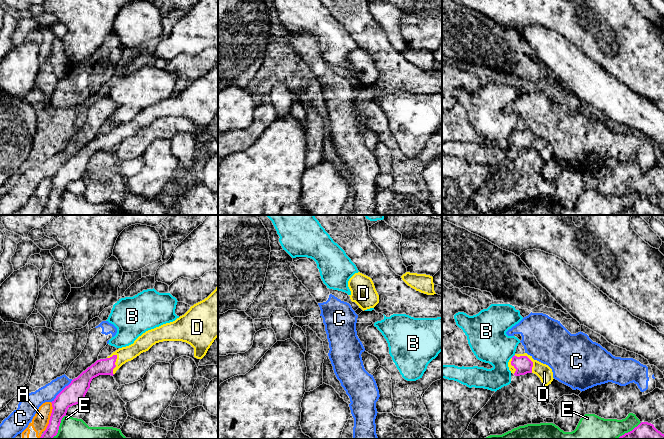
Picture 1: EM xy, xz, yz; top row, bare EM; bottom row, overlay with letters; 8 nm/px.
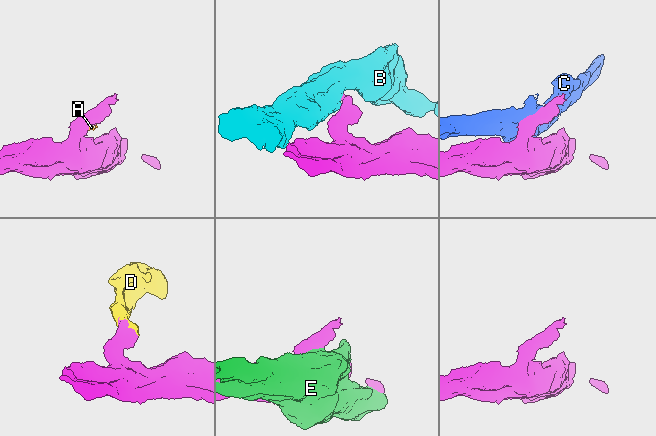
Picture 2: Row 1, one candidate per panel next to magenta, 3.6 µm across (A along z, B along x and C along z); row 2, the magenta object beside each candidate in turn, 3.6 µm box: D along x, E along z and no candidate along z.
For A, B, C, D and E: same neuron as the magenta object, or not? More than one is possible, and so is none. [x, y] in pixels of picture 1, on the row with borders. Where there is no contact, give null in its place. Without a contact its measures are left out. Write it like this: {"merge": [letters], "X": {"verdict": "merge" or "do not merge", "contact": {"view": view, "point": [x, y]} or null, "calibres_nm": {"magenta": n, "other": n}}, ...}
{"merge": ["D"], "A": {"verdict": "do not merge", "contact": {"view": "xy", "point": [50, 417]}, "calibres_nm": {"magenta": 160, "other": 140}}, "B": {"verdict": "do not merge", "contact": {"view": "yz", "point": [513, 356]}, "calibres_nm": {"magenta": 140, "other": 300}}, "C": {"verdict": "do not merge", "contact": {"view": "xy", "point": [61, 391]}, "calibres_nm": {"magenta": 170, "other": 140}}, "D": {"verdict": "merge", "contact": {"view": "xy", "point": [114, 364]}, "calibres_nm": {"magenta": 130, "other": 120}}, "E": {"verdict": "do not merge", "contact": {"view": "xy", "point": [58, 427]}, "calibres_nm": {"magenta": 150, "other": 300}}}

